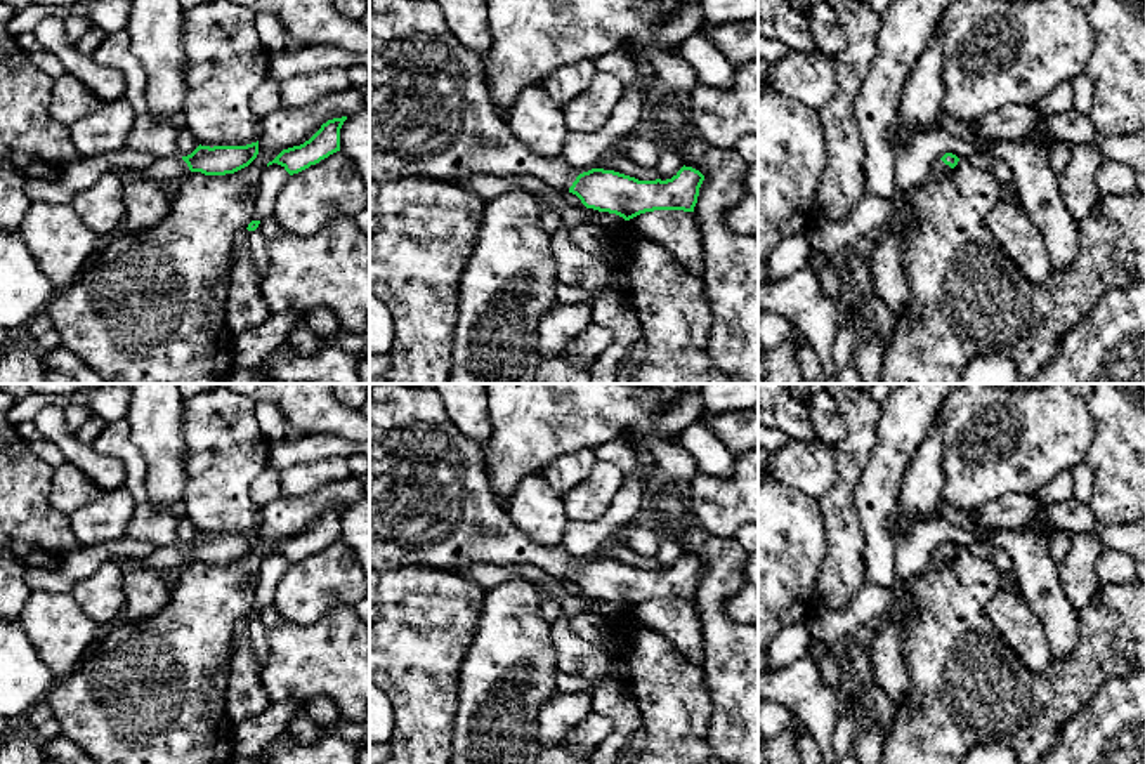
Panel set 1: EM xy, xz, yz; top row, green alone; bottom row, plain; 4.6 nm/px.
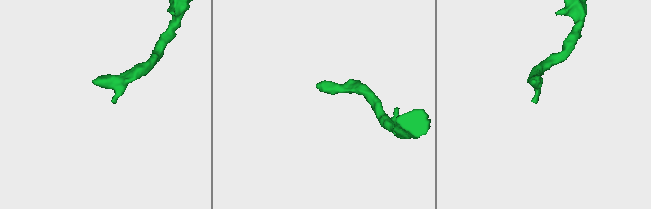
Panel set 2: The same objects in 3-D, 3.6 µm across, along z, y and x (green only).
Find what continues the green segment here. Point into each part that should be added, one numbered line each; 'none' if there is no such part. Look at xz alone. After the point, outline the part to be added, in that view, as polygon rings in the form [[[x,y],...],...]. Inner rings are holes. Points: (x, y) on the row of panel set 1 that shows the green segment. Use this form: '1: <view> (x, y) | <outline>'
1: xz (431, 115) | [[[370,0],[370,179],[385,186],[430,177],[455,186],[475,174],[531,175],[564,194],[579,175],[562,156],[538,156],[514,135],[491,102],[484,56],[451,35],[435,0]]]

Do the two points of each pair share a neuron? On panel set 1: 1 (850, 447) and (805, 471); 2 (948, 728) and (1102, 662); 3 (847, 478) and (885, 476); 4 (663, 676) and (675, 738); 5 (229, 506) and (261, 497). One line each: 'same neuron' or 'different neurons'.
1: different neurons
2: same neuron
3: different neurons
4: same neuron
5: different neurons

